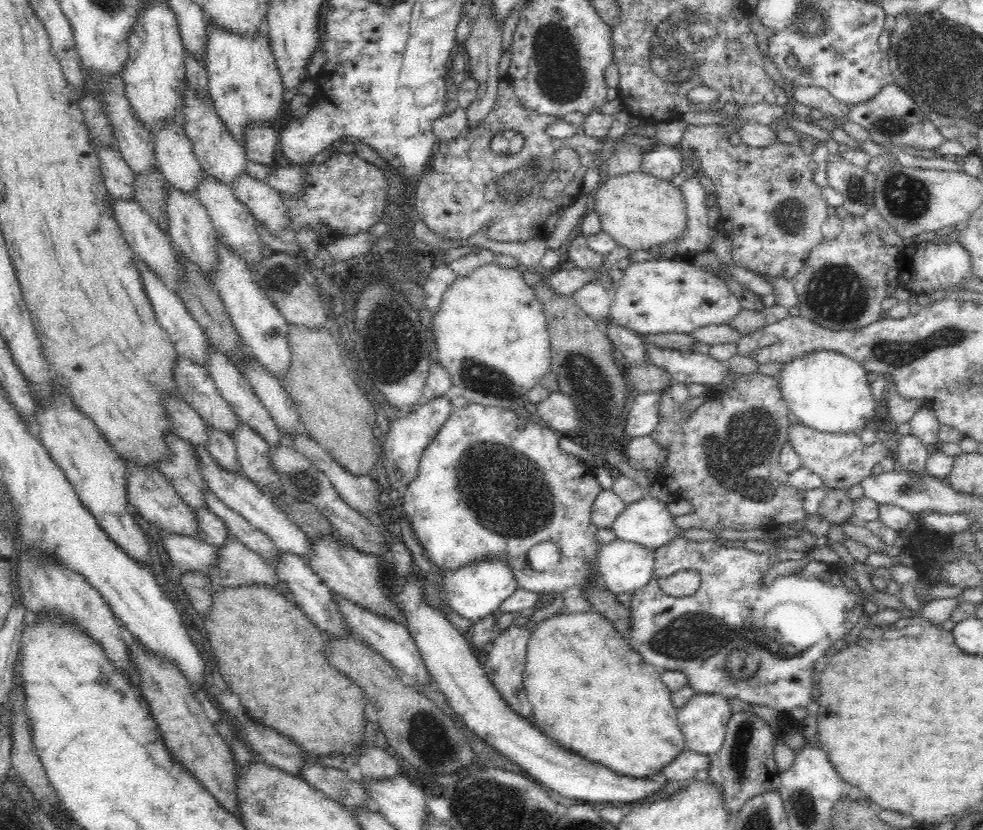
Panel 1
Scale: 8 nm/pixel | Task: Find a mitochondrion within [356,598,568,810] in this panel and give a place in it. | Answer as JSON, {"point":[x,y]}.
{"point":[422,728]}

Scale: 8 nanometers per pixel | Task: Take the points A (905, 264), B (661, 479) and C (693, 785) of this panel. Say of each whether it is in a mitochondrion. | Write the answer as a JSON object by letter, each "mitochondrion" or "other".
{"A":"other","B":"other","C":"other"}

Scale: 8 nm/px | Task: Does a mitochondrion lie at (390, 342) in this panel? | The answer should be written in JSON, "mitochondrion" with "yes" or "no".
{"mitochondrion":"yes"}

